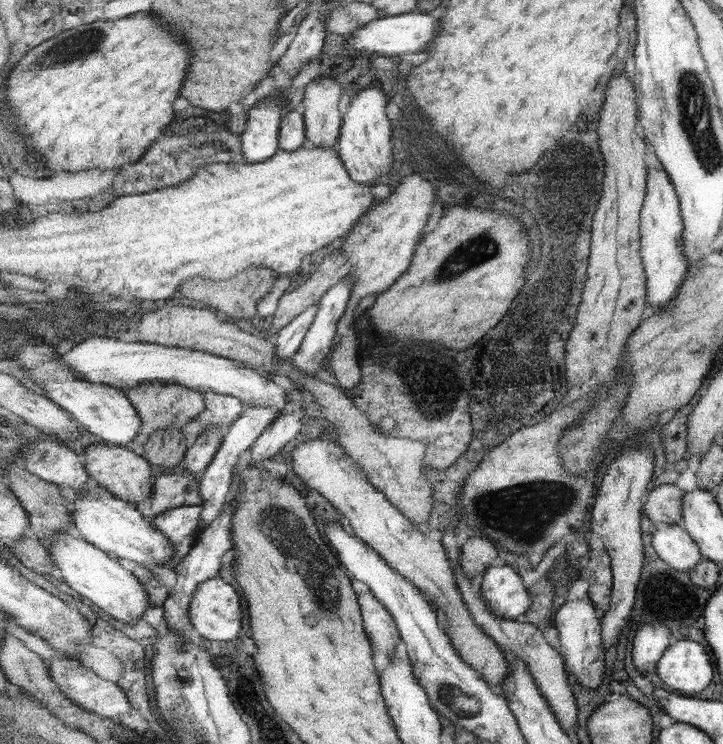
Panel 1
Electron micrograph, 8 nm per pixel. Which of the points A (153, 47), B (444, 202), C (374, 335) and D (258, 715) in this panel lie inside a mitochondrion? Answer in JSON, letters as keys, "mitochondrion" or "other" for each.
{"A":"other","B":"other","C":"other","D":"other"}

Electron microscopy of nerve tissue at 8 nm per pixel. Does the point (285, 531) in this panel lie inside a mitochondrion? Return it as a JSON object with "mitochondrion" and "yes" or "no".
{"mitochondrion":"yes"}

